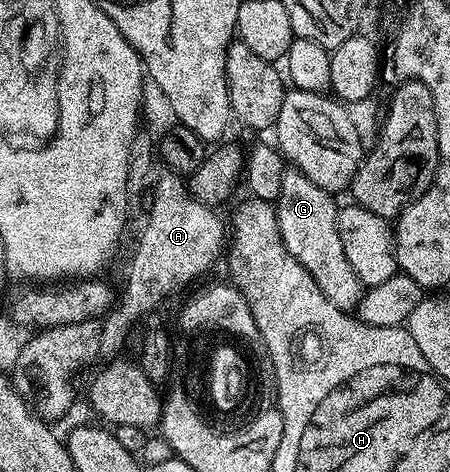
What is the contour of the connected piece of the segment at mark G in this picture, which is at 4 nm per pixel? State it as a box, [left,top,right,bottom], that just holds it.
[277,169,363,313]

